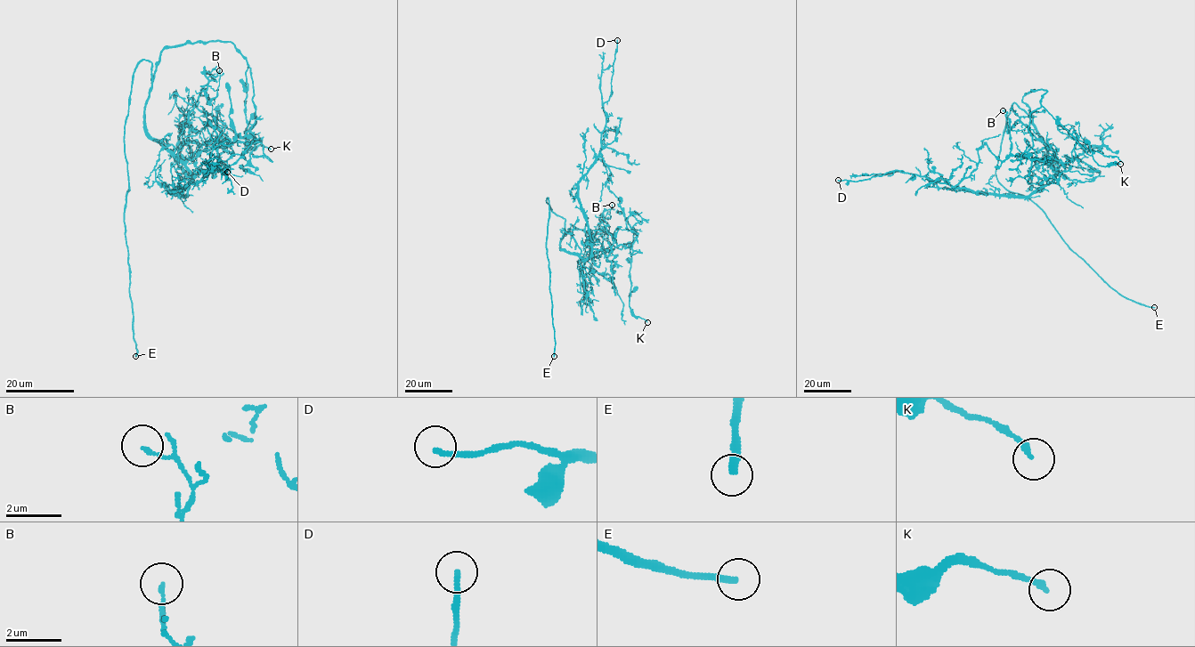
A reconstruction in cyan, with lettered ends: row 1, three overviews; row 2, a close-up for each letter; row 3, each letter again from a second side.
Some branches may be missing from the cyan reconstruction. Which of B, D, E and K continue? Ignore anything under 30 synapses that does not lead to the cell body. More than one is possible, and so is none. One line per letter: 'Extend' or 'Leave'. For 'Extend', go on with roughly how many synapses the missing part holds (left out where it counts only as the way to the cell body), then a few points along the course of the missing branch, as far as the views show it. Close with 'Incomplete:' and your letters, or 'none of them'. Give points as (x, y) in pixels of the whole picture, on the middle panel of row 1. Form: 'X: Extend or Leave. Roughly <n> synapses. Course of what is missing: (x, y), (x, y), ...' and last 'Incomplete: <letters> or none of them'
B: Leave
D: Leave
E: Extend
K: Leave
Incomplete: E

